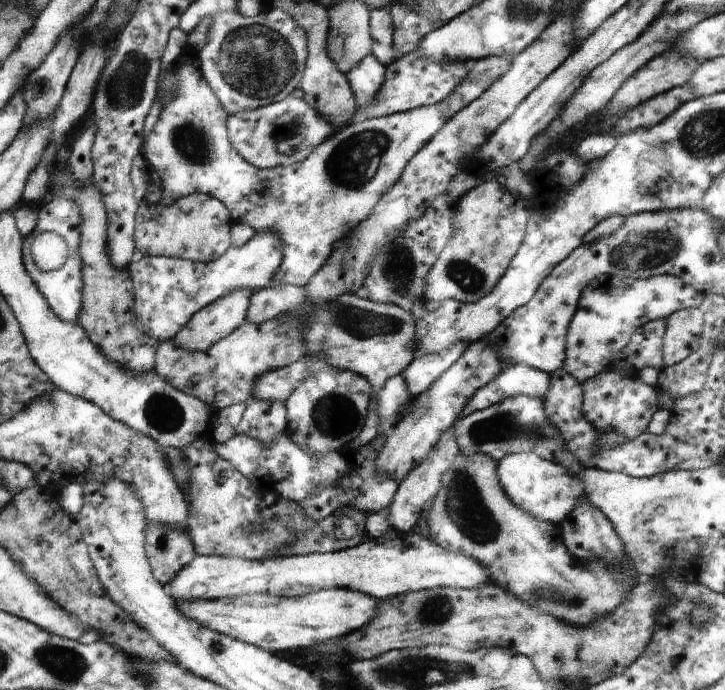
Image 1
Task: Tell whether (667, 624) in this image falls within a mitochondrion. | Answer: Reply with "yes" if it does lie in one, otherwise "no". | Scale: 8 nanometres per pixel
no

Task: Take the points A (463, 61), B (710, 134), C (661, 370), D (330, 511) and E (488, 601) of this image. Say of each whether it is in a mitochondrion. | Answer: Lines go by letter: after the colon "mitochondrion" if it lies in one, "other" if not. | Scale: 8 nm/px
A: other
B: mitochondrion
C: other
D: other
E: other

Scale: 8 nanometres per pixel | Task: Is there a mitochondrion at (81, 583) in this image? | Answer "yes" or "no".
no

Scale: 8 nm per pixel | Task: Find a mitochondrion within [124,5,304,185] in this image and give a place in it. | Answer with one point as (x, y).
(254, 61)

